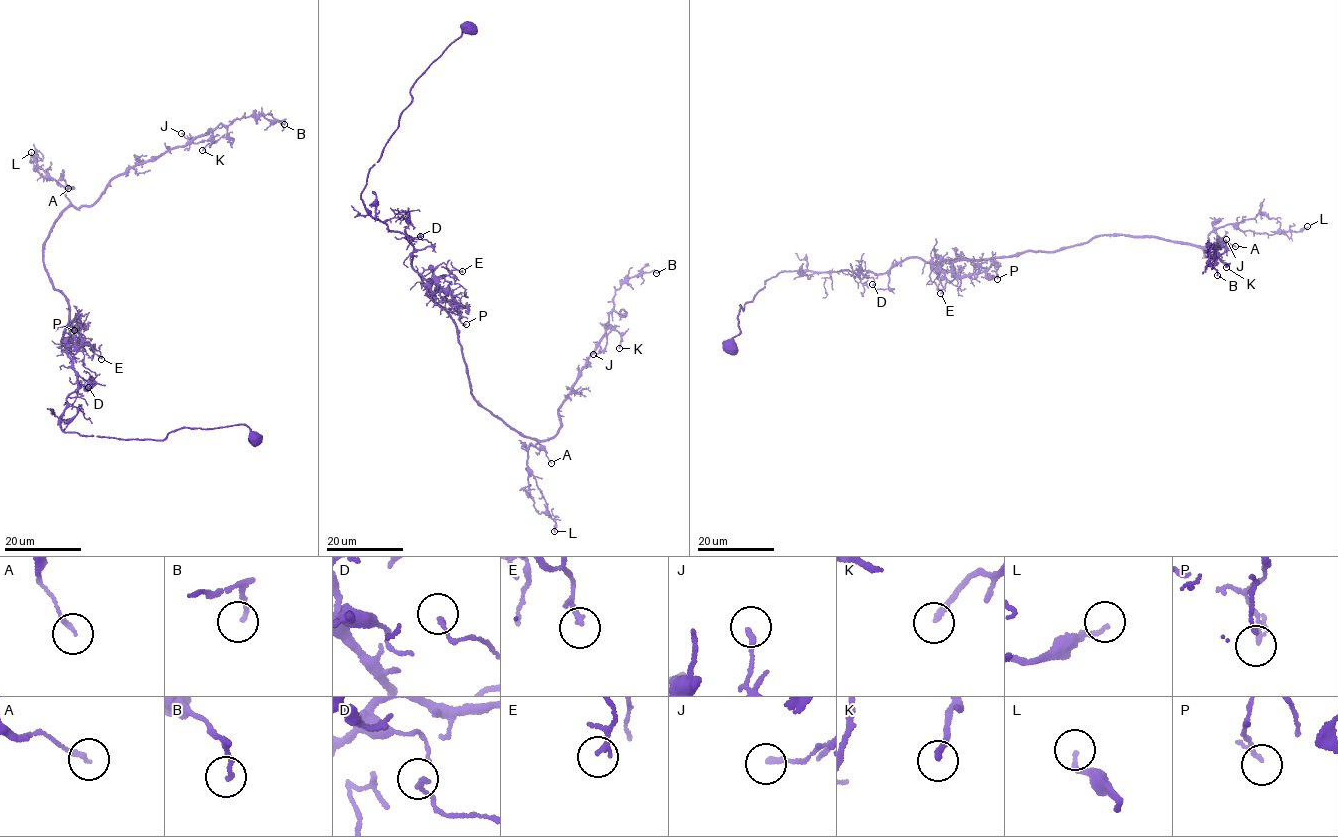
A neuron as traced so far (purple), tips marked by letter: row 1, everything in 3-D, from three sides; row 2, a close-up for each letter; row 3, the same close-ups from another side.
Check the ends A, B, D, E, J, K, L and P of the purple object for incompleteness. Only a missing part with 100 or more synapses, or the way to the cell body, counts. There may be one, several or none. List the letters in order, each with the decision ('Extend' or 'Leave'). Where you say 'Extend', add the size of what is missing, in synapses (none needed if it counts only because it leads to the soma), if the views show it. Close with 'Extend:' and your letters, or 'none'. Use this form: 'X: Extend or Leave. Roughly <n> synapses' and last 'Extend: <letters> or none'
A: Leave
B: Leave
D: Leave
E: Leave
J: Leave
K: Leave
L: Leave
P: Leave
Extend: none

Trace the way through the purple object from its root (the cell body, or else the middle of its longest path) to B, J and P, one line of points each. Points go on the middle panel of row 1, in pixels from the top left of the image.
B: (469, 27), (412, 85), (361, 199), (412, 245), (473, 399), (554, 438), (616, 291), (656, 273)
J: (469, 27), (412, 85), (362, 204), (412, 245), (473, 399), (523, 435), (555, 437), (609, 326), (593, 354)
P: (469, 27), (412, 85), (411, 102), (361, 193), (367, 212), (407, 236), (412, 269), (451, 294), (466, 324)

